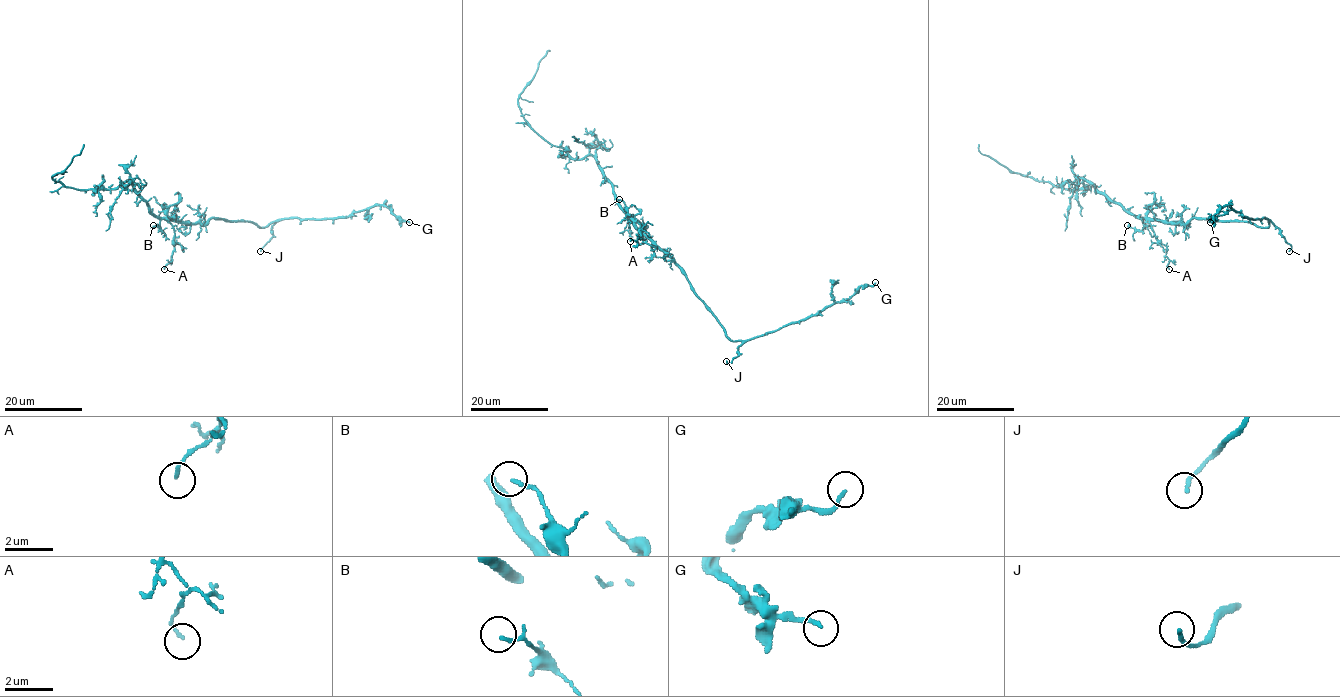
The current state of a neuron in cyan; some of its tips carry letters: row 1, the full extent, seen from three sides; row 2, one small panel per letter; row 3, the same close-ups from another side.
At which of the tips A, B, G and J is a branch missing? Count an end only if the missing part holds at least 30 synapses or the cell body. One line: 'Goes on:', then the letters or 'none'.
Goes on: none

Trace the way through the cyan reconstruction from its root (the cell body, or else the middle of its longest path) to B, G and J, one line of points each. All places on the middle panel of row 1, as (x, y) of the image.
B: (651, 242), (626, 215), (627, 207), (619, 199)
G: (651, 242), (678, 266), (691, 290), (733, 340), (754, 338), (805, 320), (846, 301), (861, 286), (875, 282)
J: (651, 242), (678, 266), (691, 290), (725, 334), (741, 342), (739, 354), (729, 364), (726, 361)

